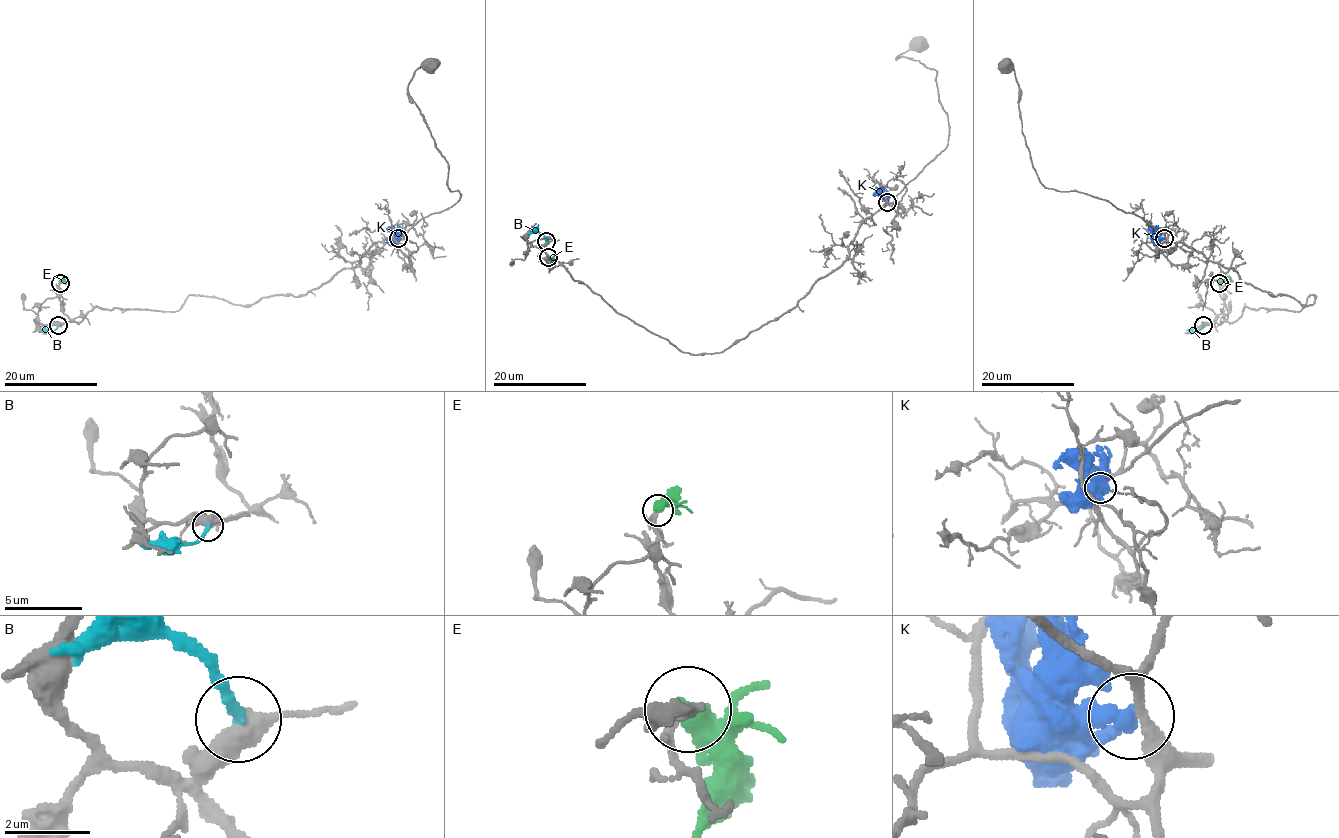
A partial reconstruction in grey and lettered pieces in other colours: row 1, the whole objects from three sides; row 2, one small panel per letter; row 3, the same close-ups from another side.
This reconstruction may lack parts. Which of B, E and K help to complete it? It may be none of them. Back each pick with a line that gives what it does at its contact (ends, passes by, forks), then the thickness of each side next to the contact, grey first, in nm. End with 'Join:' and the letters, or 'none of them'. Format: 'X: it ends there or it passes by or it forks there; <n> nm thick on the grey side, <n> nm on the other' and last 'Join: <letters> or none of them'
E: it ends there; 180 nm thick on the grey side, 550 nm on the other
Join: E

